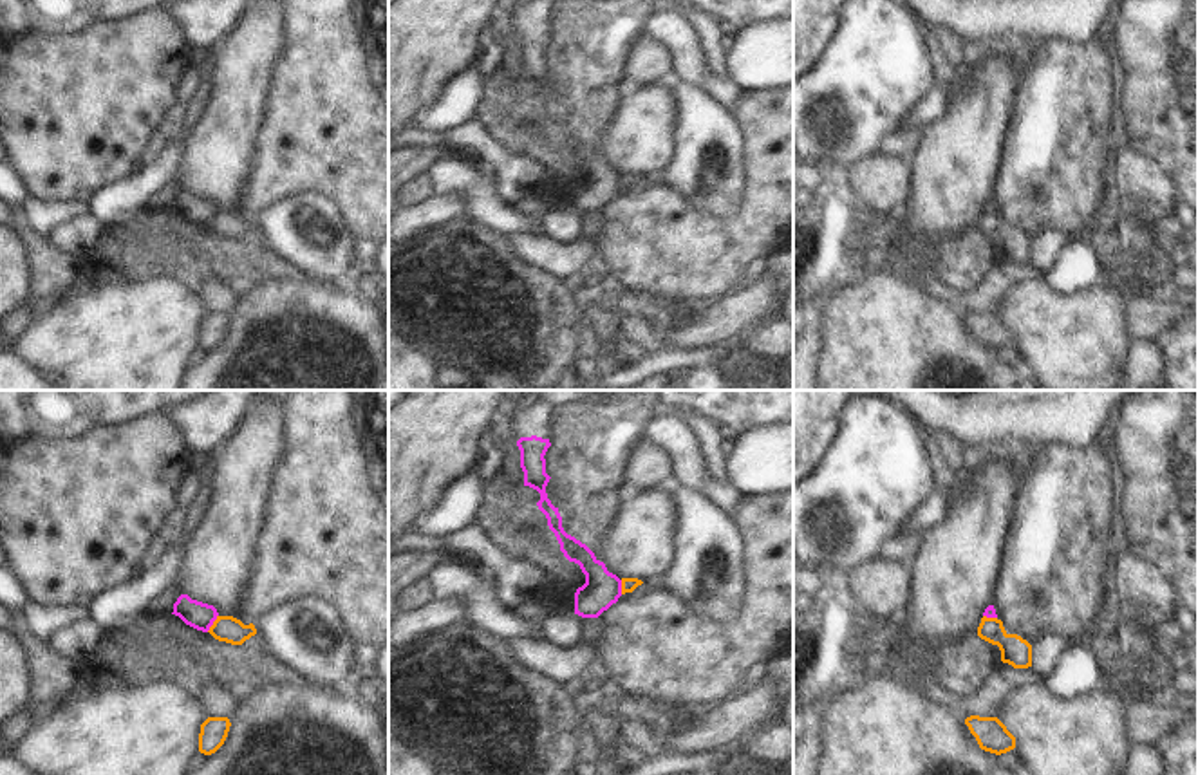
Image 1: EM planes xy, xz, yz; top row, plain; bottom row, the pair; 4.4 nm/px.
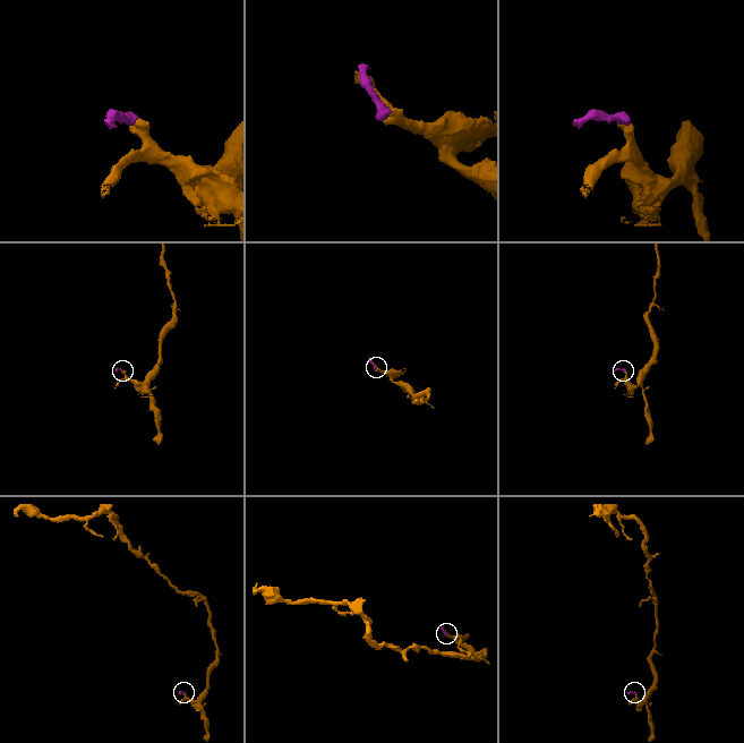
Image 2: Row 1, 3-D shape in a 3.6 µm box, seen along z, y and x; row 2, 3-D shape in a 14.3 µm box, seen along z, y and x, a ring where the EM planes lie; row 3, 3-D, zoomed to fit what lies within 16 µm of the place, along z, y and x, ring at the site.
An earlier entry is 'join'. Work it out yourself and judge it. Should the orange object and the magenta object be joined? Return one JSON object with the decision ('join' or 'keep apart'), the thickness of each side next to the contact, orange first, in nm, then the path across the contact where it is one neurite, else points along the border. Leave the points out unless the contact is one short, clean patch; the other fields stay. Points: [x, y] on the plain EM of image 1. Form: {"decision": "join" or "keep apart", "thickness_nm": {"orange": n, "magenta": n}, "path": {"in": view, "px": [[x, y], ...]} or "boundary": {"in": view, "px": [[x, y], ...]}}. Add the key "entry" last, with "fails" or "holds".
{"decision": "keep apart", "thickness_nm": {"orange": 120, "magenta": 120}, "boundary": {"in": "xy", "px": [[217, 210], [206, 226]]}, "entry": "fails"}

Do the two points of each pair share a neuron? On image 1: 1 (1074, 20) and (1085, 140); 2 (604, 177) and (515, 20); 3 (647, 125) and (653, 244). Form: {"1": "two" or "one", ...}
{"1": "two", "2": "one", "3": "two"}

